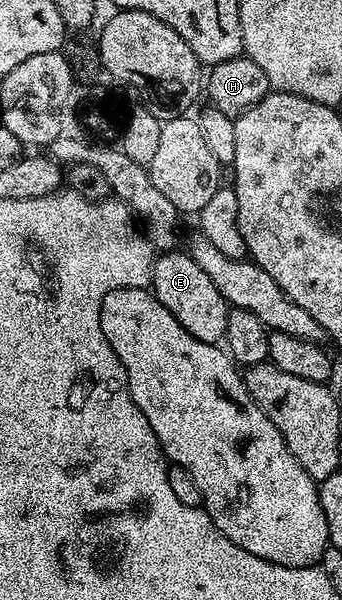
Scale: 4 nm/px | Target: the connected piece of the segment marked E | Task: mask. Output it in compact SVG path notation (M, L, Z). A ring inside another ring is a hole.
M162 252L151 266L151 292L157 296L159 303L179 319L179 323L195 339L212 345L224 342L227 331L227 315L231 308L229 302L219 295L219 287L211 283L211 278L199 268L199 263L189 257L188 252Z

